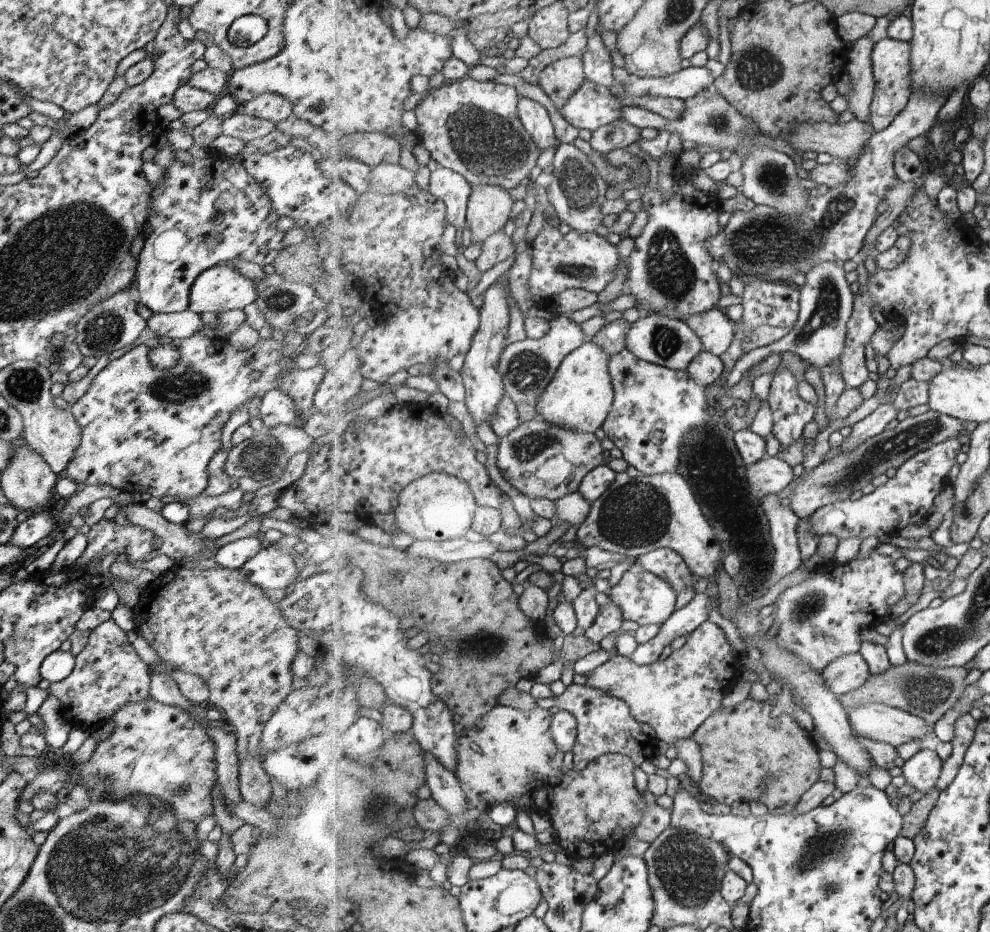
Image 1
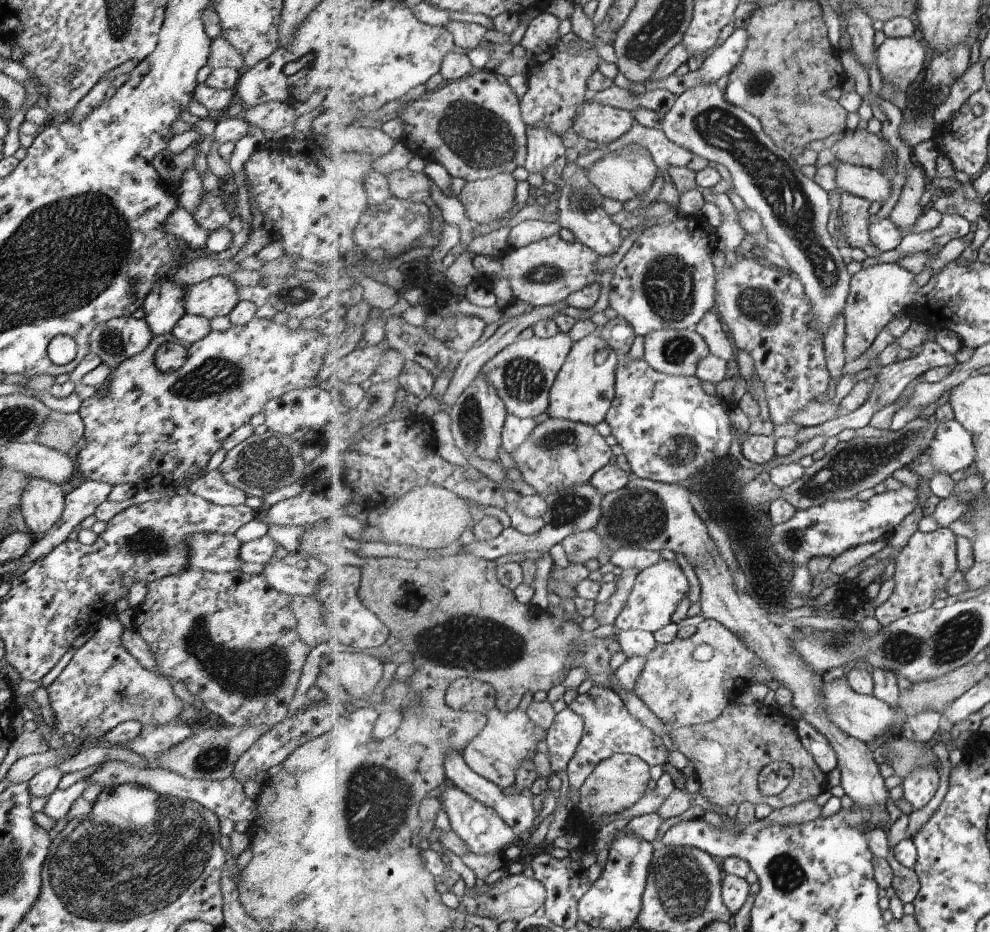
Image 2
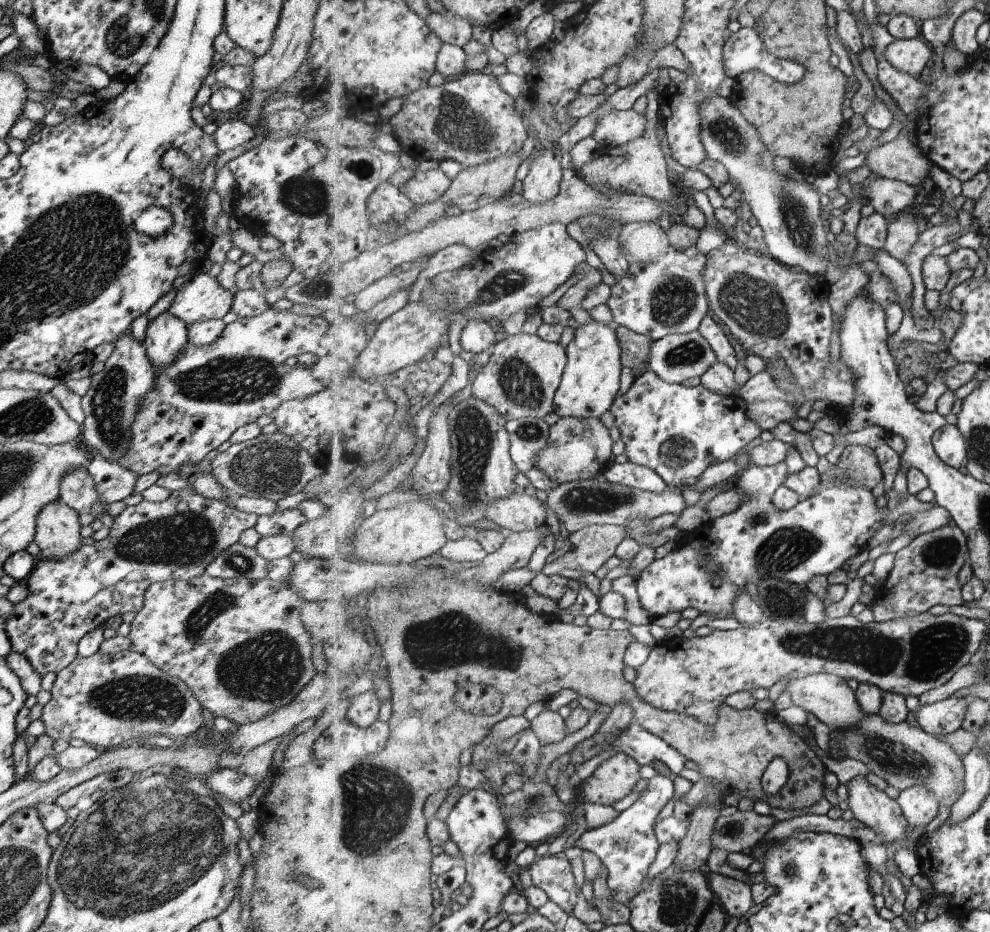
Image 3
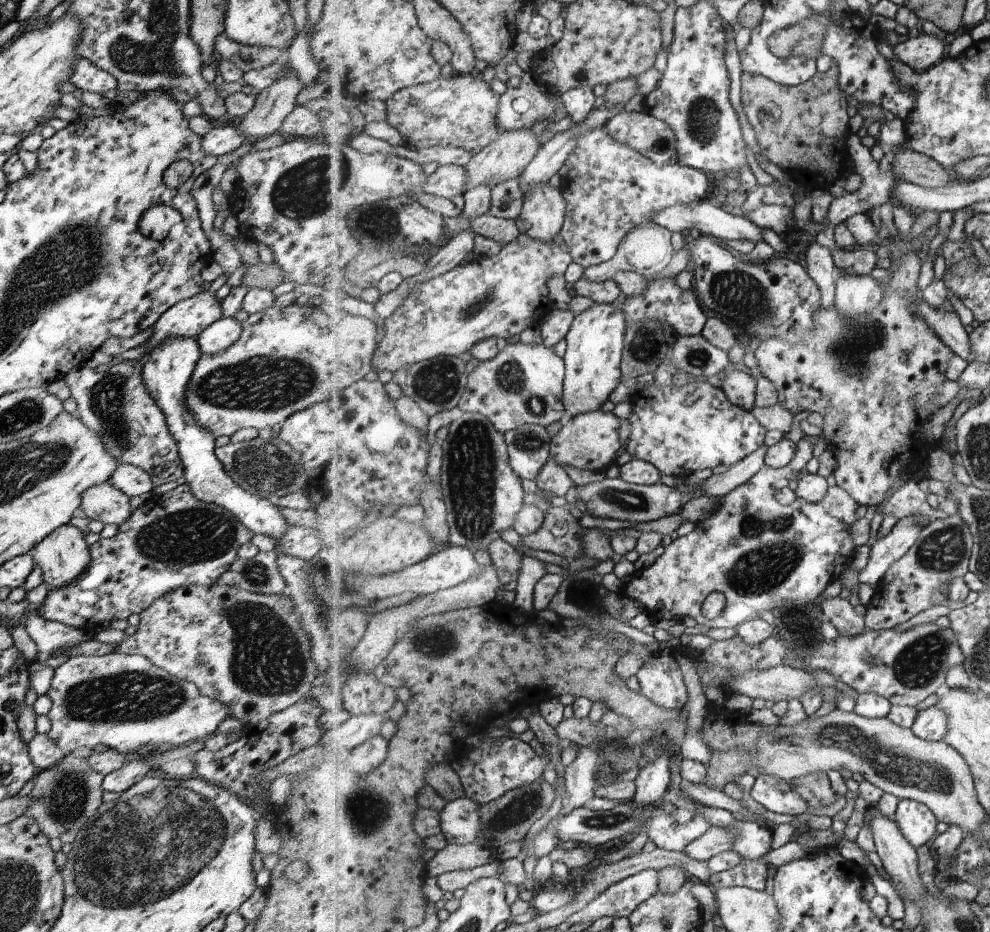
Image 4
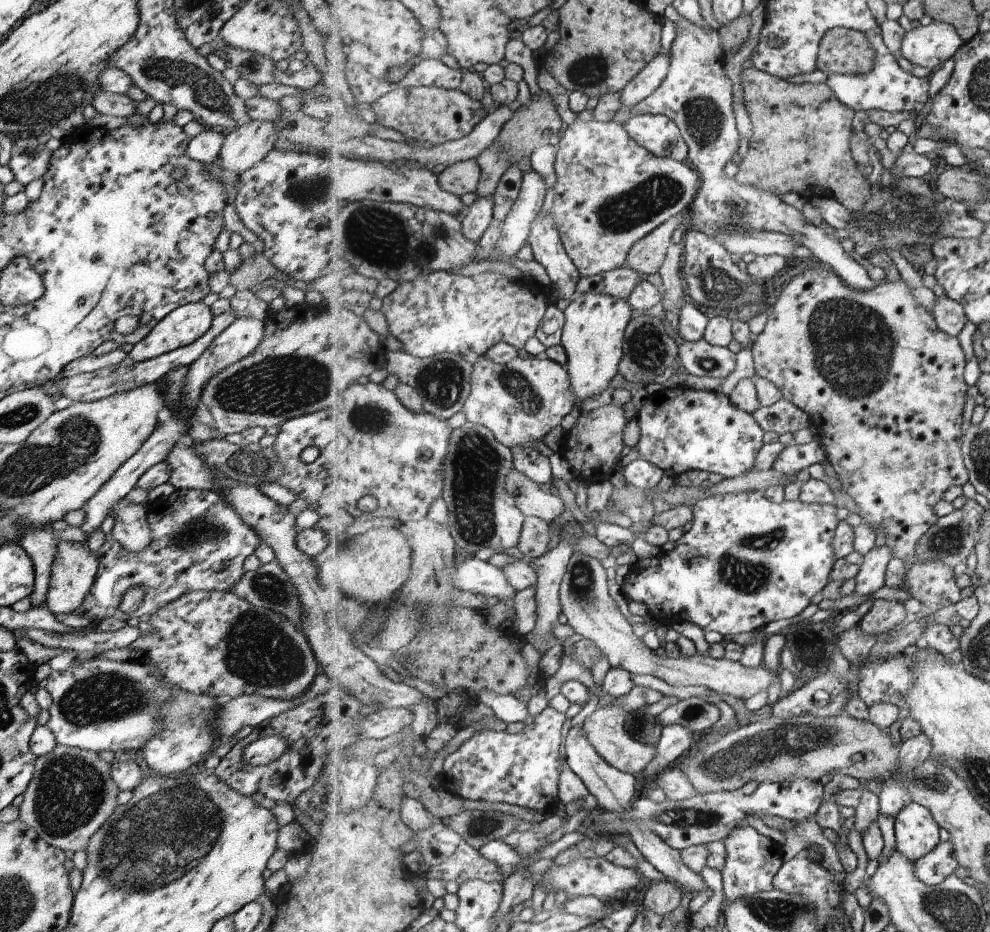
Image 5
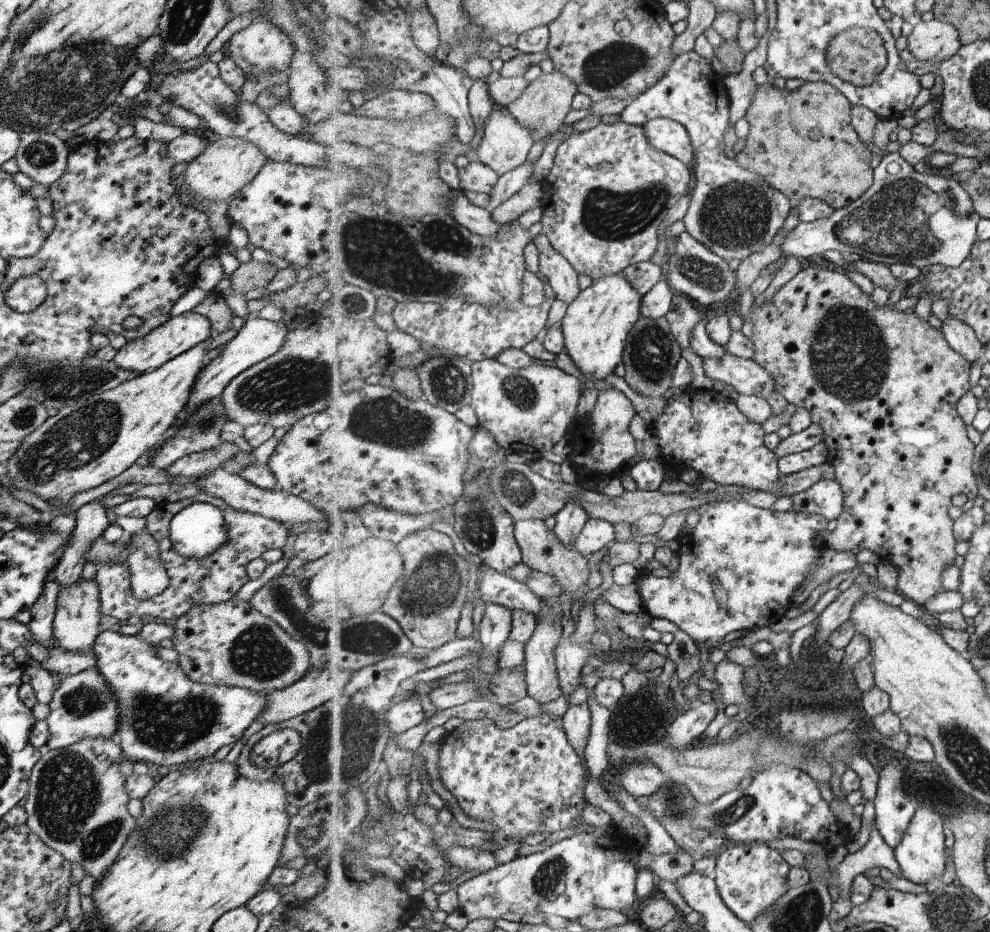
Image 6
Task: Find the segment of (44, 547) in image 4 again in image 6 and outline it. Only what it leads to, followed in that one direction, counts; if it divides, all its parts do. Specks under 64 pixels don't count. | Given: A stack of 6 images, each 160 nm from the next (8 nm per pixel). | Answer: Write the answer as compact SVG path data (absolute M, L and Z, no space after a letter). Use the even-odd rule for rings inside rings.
M79 577L74 583L63 587L56 594L55 612L52 618L52 636L54 644L64 651L91 651L99 634L98 586L94 579Z

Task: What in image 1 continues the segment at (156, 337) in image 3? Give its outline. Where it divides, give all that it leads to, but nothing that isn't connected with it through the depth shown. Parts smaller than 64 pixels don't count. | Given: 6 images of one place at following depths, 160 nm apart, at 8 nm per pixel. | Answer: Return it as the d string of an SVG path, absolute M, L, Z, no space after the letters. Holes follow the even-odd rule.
M211 153L207 154L207 158L193 159L189 165L176 159L163 170L163 182L151 190L149 216L142 230L145 240L135 266L135 299L151 314L177 313L187 310L189 288L203 270L235 258L260 267L271 265L283 248L281 239L284 234L273 224L277 218L263 190L243 169L239 156Z

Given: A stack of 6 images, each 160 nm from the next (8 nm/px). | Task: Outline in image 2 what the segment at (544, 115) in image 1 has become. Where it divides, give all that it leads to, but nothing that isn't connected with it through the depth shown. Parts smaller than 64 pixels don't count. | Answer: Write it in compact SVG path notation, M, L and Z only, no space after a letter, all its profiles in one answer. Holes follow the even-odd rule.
M529 128L525 169L531 173L542 174L547 166L565 155L565 149L561 134L551 128Z

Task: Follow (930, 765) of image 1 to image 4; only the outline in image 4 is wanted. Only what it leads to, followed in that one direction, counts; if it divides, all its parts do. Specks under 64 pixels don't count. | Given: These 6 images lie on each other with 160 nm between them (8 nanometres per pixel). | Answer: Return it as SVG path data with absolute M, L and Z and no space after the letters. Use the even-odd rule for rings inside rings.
M901 800L897 805L895 819L906 839L915 848L921 848L923 844L927 844L935 836L937 815L929 808L929 805L918 800Z

